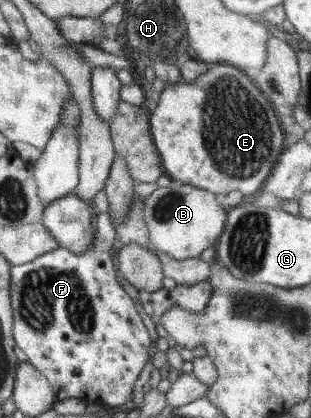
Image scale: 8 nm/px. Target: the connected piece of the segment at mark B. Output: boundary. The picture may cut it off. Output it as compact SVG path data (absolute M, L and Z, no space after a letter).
M176 180L167 187L157 188L143 202L143 220L152 249L176 261L199 258L204 250L216 243L226 225L227 208L216 202L216 195Z

